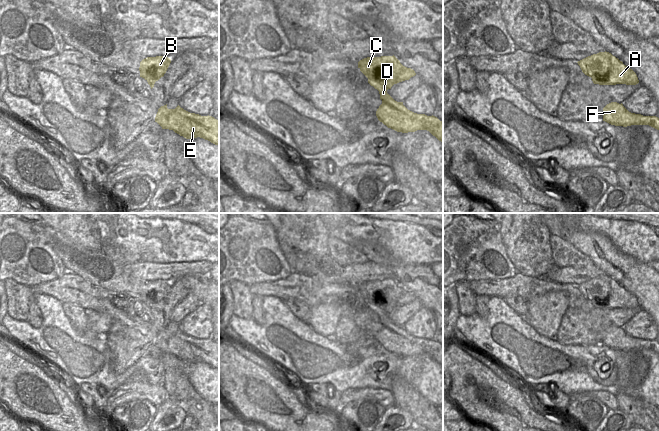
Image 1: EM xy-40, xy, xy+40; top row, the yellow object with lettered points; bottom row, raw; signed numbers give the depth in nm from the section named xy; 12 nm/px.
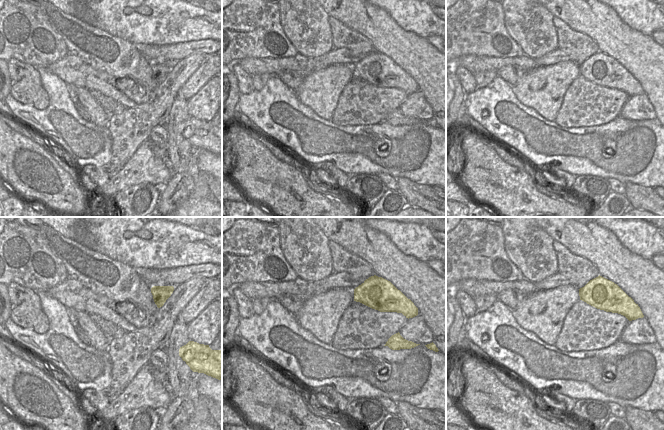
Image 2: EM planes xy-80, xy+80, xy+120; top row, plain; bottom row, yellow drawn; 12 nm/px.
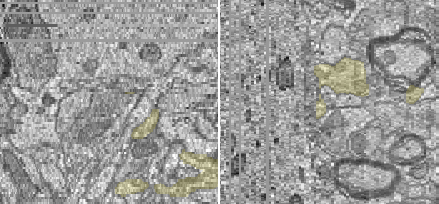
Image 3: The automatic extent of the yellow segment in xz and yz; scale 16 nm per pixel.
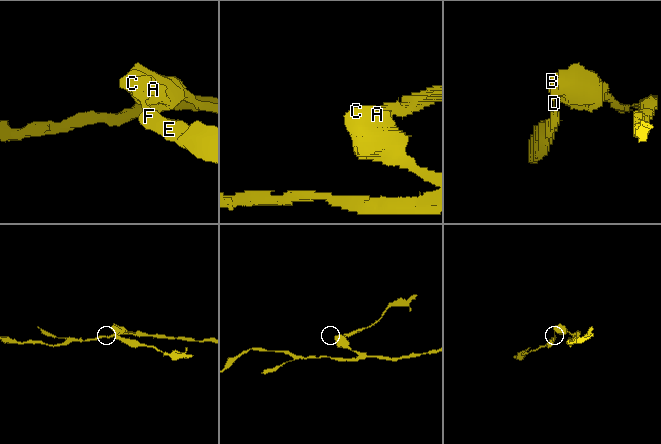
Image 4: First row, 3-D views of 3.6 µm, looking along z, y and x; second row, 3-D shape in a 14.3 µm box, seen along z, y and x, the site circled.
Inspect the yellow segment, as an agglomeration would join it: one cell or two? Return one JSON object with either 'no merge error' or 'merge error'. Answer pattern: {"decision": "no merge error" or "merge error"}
{"decision": "merge error"}

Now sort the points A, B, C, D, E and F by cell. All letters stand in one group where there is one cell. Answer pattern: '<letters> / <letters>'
A B C D / E F

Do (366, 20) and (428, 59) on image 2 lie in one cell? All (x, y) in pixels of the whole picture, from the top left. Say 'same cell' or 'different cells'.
same cell

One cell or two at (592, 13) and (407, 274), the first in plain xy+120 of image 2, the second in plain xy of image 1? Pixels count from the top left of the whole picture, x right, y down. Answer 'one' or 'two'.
one

